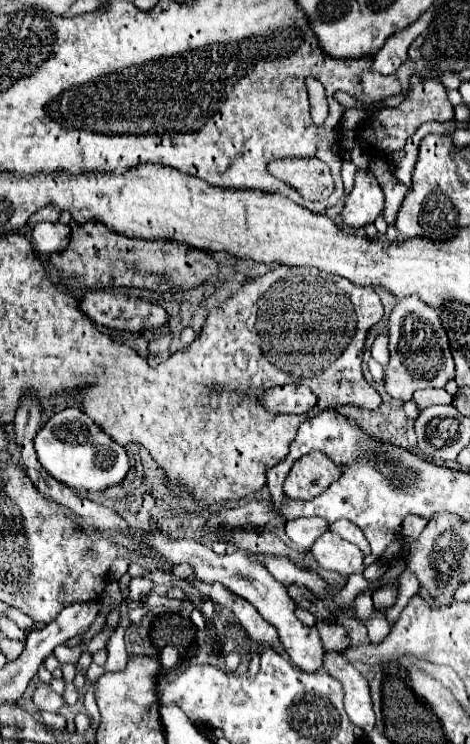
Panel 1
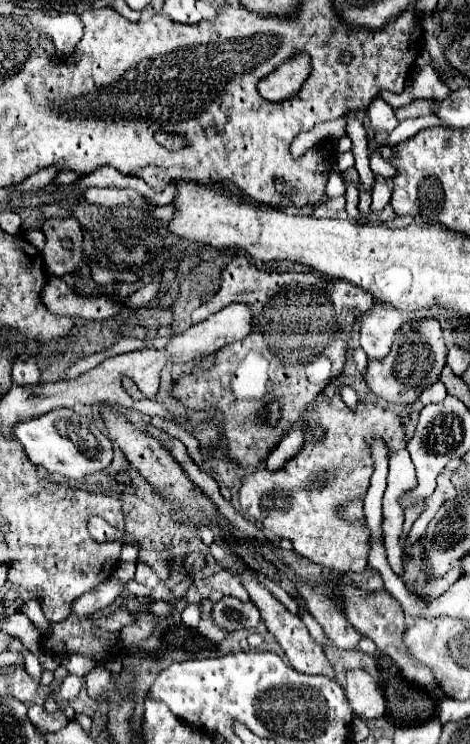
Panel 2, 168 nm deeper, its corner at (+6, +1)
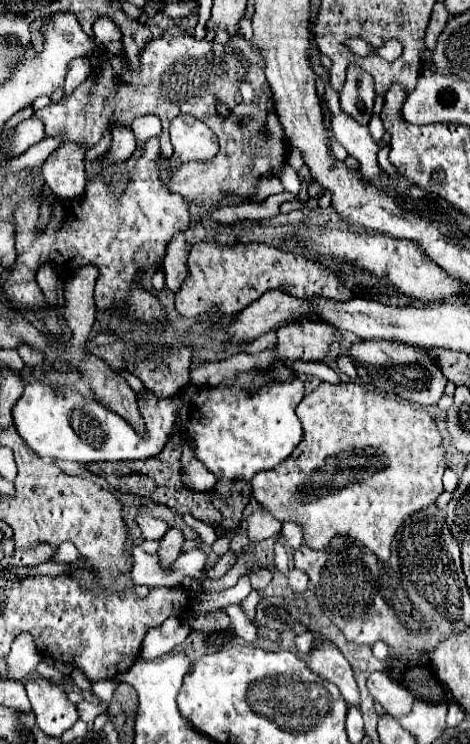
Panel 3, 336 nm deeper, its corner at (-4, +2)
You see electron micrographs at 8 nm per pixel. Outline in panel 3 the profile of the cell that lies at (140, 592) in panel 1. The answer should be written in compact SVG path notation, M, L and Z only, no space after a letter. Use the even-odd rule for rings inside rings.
M172 528L164 534L162 538L162 546L158 550L160 558L162 558L162 564L164 566L170 566L182 552L182 544L184 544L184 534L178 530L178 528Z

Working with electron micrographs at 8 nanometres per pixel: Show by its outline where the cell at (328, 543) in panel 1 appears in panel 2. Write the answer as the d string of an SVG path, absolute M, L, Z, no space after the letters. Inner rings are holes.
M334 395L332 399L316 403L308 425L322 427L326 435L320 441L308 437L302 451L280 471L254 471L246 475L239 497L244 497L244 507L250 517L262 521L272 535L290 539L294 551L302 557L340 573L360 573L366 569L370 529L340 519L336 509L354 497L364 497L370 485L372 457L368 439L382 437L390 445L390 451L406 447L400 417L380 405L362 401L354 413L346 407L340 395Z

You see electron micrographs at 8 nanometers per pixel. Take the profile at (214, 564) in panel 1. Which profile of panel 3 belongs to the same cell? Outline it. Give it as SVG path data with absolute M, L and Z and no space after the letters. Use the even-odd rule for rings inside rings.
M324 640L308 658L308 666L318 676L336 684L342 692L342 698L348 704L360 706L360 690L354 680L354 672L350 662L342 656L342 652L328 640Z

